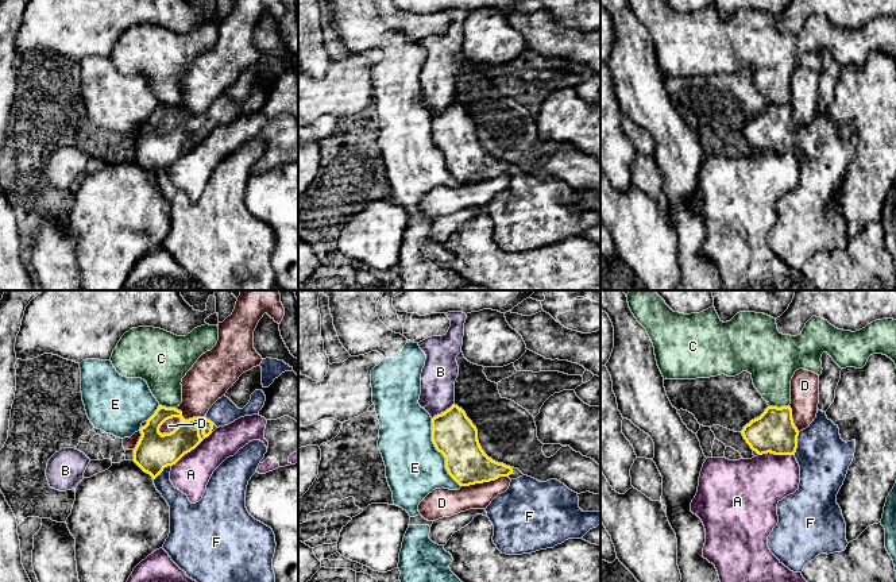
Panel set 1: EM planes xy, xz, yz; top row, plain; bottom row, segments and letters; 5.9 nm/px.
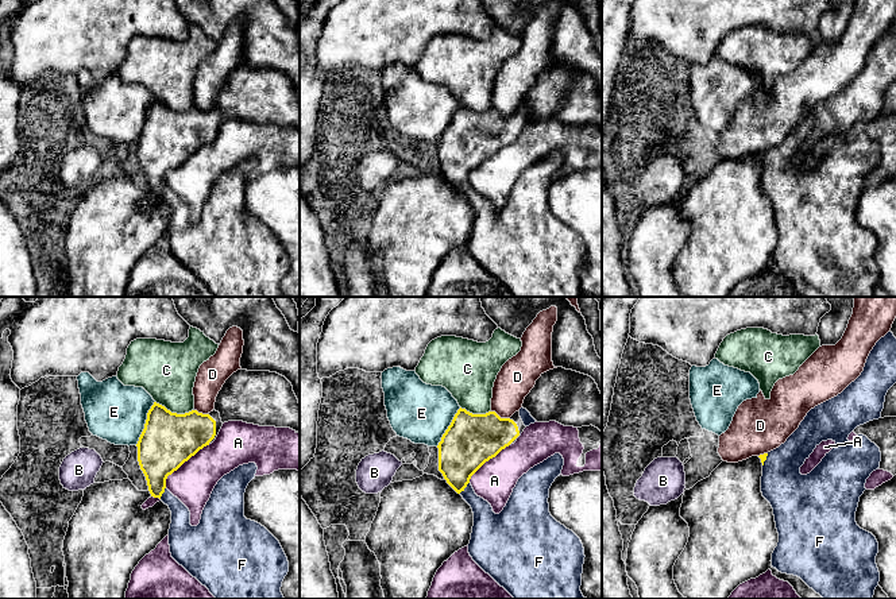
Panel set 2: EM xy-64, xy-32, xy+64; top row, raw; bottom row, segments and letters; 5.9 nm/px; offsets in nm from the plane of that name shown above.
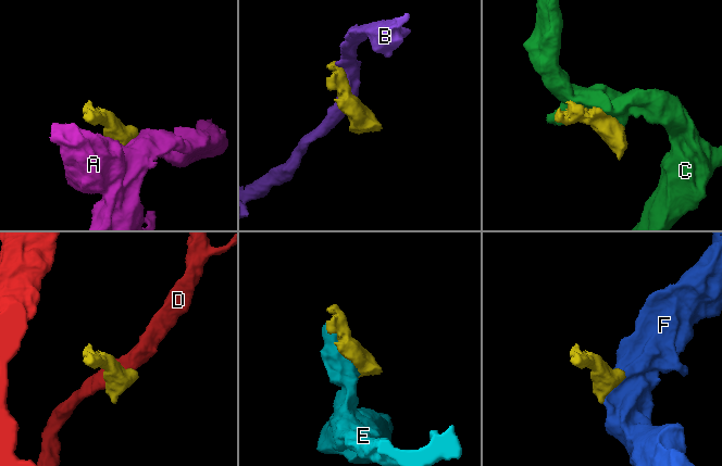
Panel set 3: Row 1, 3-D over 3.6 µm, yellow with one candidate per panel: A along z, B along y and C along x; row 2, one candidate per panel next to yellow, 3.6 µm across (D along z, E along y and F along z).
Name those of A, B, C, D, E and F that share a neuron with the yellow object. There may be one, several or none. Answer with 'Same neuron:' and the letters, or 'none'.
Same neuron: F

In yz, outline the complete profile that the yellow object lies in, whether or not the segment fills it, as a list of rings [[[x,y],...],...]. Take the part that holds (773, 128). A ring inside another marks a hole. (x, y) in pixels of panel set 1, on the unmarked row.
[[[768,104],[760,115],[746,122],[741,131],[758,153],[793,153],[800,163],[799,186],[779,199],[779,220],[768,234],[768,244],[780,261],[793,270],[802,270],[818,253],[845,248],[849,242],[846,220],[837,201],[837,192],[853,159],[856,138],[843,139],[838,123],[819,107],[814,119],[799,130],[791,104]]]

